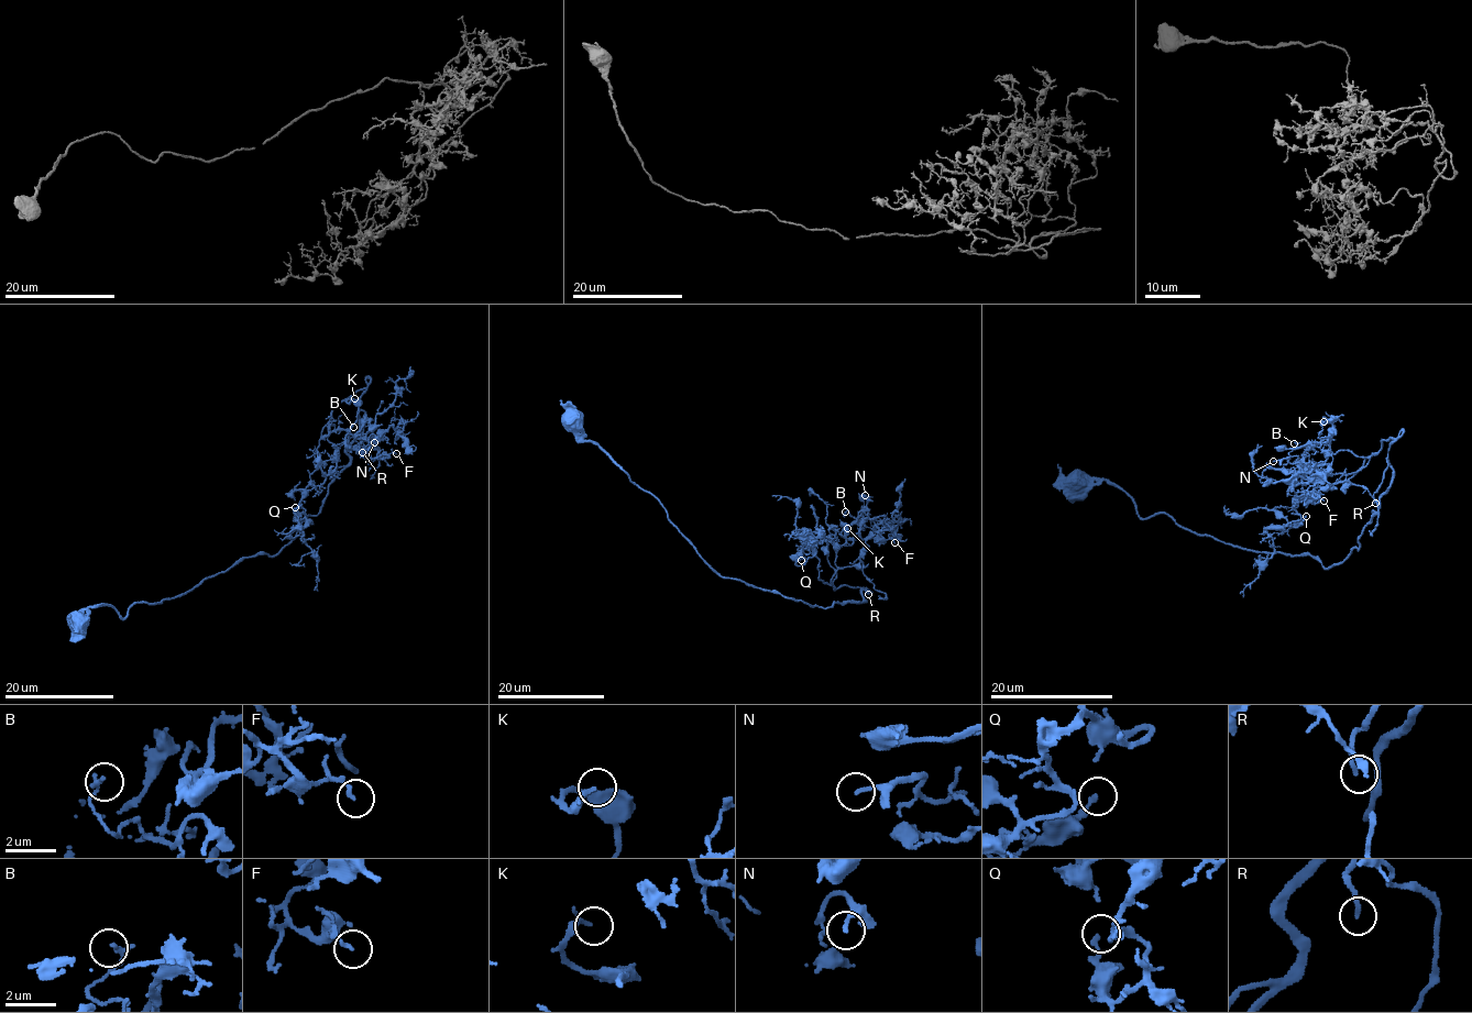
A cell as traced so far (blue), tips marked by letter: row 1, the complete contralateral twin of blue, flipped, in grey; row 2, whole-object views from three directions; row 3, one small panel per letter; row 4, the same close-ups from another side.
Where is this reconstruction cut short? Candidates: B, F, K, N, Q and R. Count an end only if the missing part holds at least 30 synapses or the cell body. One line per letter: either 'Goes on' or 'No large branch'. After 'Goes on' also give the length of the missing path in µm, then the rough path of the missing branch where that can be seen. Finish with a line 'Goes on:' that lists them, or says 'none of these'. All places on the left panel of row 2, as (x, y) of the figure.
B: No large branch
F: No large branch
K: No large branch
N: No large branch
Q: No large branch
R: Goes on. Missing length about 50 µm. Course of what is missing: (362, 452), (366, 462), (345, 471), (351, 484), (356, 469), (353, 488), (374, 485), (397, 464), (391, 477)
Goes on: R

